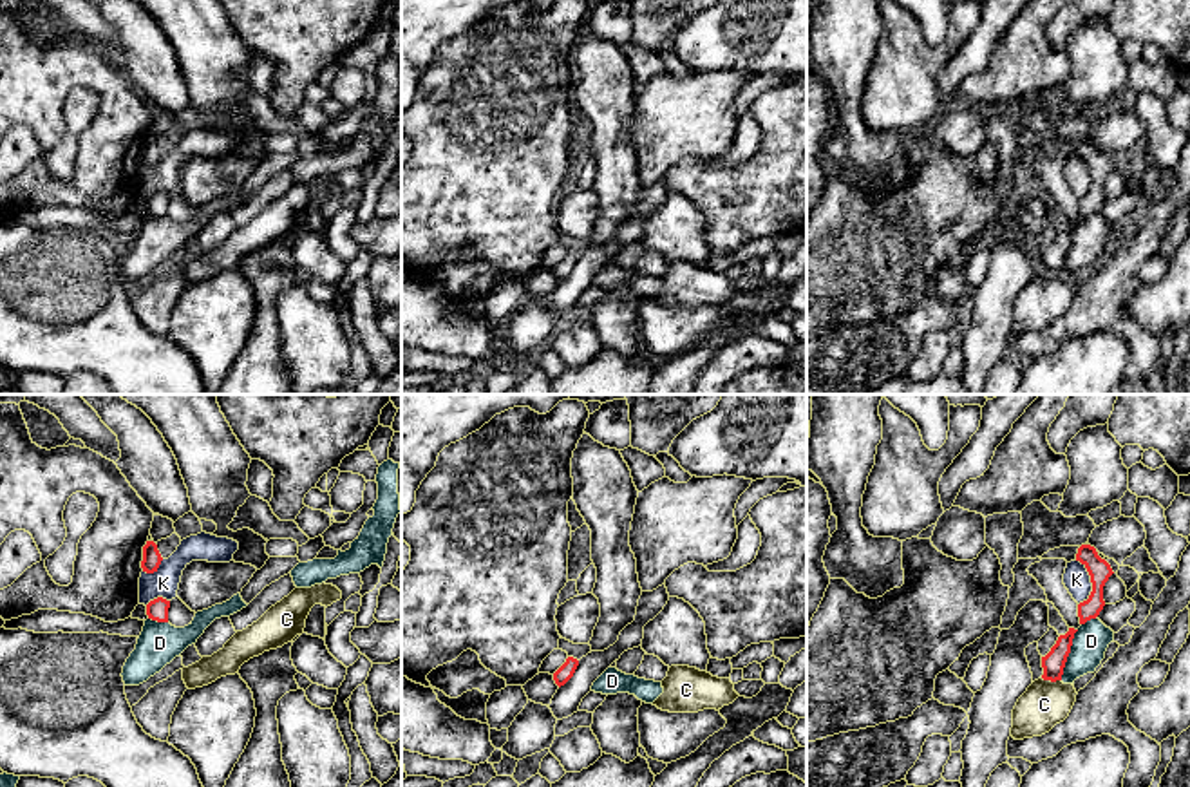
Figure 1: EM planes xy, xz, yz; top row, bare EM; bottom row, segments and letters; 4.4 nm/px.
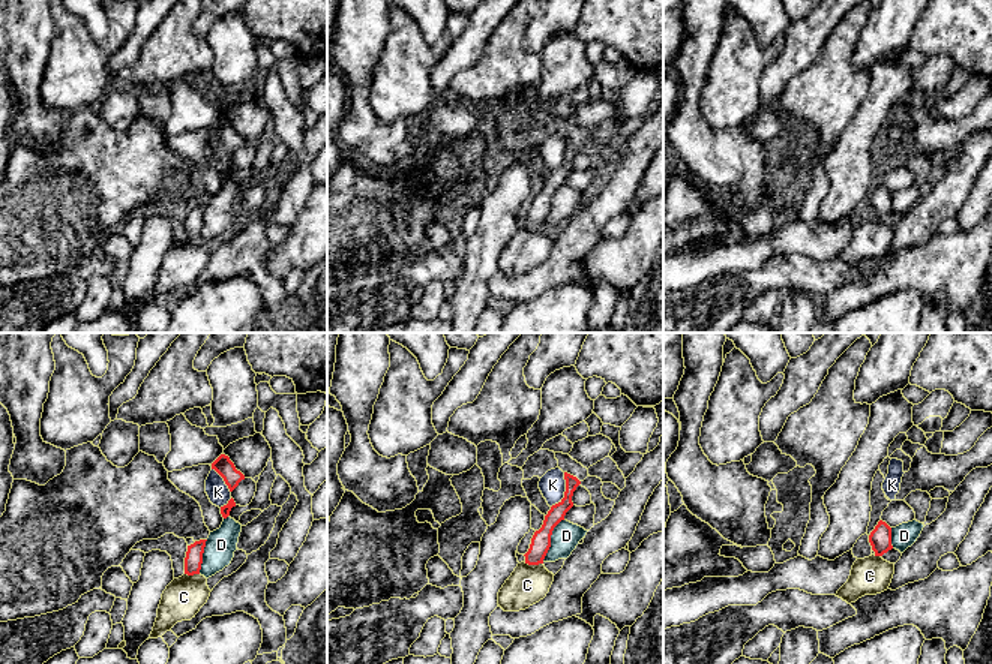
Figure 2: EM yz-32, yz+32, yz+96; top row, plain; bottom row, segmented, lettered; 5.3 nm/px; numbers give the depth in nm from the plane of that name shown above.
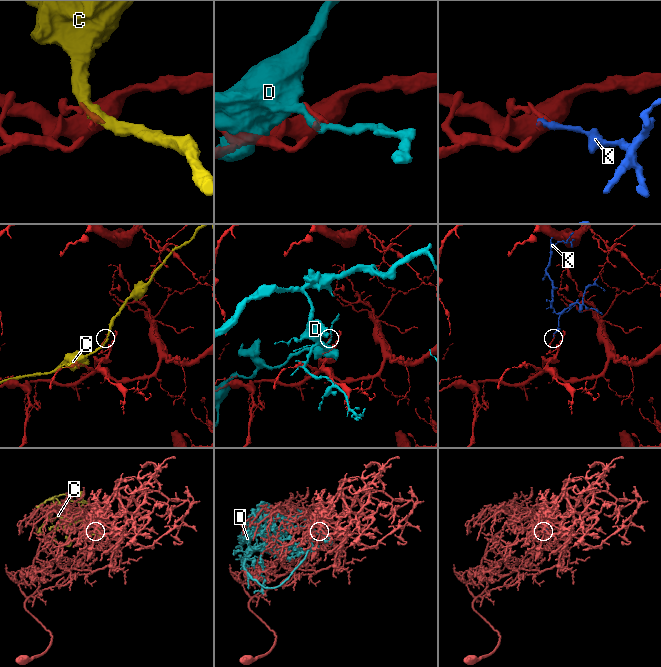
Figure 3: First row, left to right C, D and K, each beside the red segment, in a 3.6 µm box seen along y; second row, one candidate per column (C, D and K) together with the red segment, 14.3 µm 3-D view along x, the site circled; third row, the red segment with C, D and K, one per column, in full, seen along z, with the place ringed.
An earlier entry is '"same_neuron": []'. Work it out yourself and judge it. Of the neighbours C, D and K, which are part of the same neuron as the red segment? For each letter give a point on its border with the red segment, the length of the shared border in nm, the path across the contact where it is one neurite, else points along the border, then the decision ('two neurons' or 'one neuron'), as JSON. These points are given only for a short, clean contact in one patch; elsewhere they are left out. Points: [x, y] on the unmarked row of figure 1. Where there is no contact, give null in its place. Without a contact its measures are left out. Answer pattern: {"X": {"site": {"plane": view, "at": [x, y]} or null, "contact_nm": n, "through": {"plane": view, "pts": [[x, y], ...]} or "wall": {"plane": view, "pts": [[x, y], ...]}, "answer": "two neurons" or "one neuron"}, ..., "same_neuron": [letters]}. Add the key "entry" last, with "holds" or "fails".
{"C": {"site": {"plane": "yz", "at": [1051, 275]}, "contact_nm": 90, "answer": "two neurons"}, "D": {"site": {"plane": "yz", "at": [1067, 250]}, "contact_nm": 240, "answer": "two neurons"}, "K": {"site": {"plane": "yz", "at": [1091, 176]}, "contact_nm": 200, "wall": {"plane": "yz", "pts": [[1075, 154], [1086, 163], [1091, 178], [1091, 189], [1078, 199]]}, "answer": "two neurons"}, "same_neuron": [], "entry": "holds"}

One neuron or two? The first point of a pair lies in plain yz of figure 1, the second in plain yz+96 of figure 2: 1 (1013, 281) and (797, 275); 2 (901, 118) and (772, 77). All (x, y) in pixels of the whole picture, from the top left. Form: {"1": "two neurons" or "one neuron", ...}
{"1": "two neurons", "2": "two neurons"}

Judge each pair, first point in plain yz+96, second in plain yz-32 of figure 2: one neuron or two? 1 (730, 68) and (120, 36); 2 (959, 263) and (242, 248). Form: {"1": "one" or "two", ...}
{"1": "one", "2": "two"}

